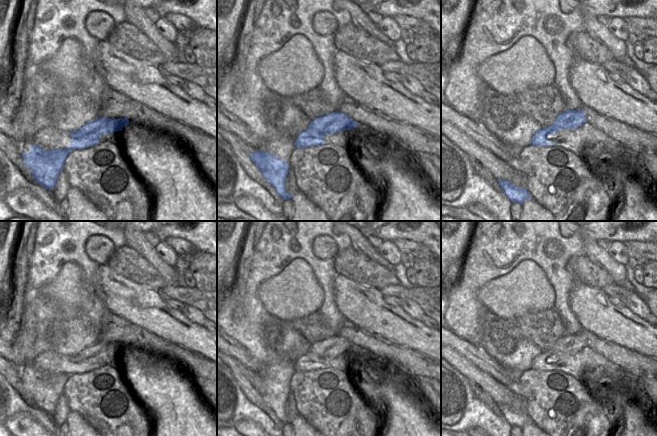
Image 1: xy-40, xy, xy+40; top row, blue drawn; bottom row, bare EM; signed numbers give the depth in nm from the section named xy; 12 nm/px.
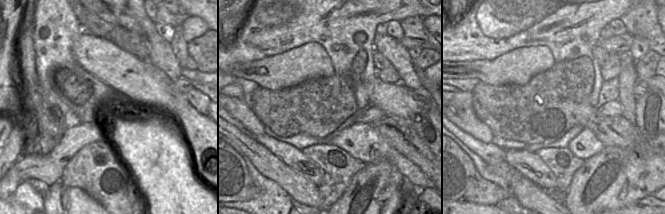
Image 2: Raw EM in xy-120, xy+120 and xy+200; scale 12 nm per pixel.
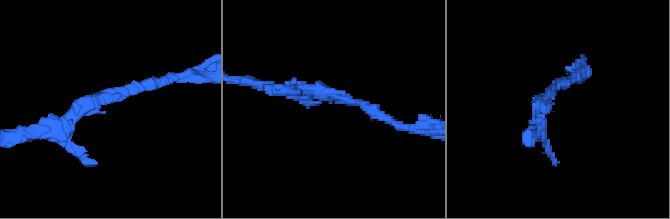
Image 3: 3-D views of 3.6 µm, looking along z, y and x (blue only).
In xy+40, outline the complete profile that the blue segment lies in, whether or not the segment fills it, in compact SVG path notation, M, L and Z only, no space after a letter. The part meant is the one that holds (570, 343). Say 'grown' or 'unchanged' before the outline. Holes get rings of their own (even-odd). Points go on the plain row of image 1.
unchanged; M566 334L559 338L554 347L537 355L530 366L534 370L556 370L547 365L550 358L557 358L561 353L575 354L586 347L585 336L578 334Z

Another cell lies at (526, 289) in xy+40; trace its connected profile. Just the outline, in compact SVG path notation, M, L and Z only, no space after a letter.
M532 260L521 261L511 272L482 286L477 297L482 305L499 318L517 318L553 309L556 294L545 272Z

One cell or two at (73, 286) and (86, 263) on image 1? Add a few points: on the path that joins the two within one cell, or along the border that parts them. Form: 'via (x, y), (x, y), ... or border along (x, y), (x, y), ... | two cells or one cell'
border along (62, 265), (74, 262), (94, 291) | two cells

